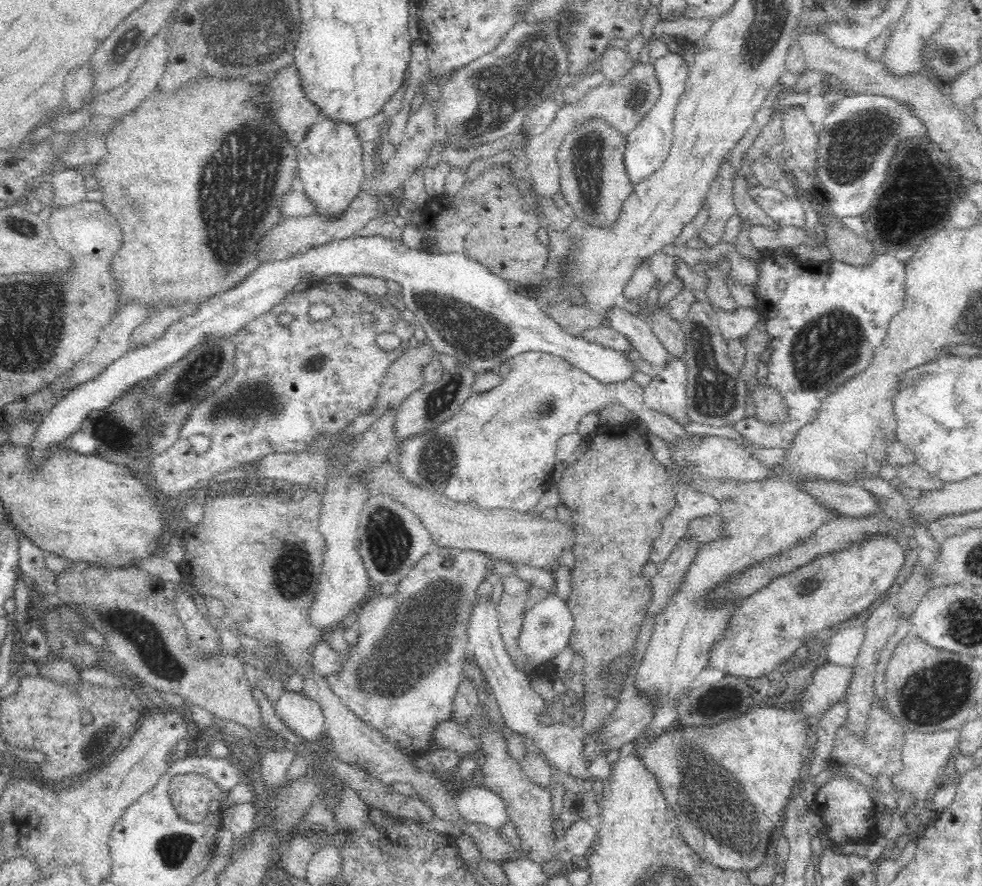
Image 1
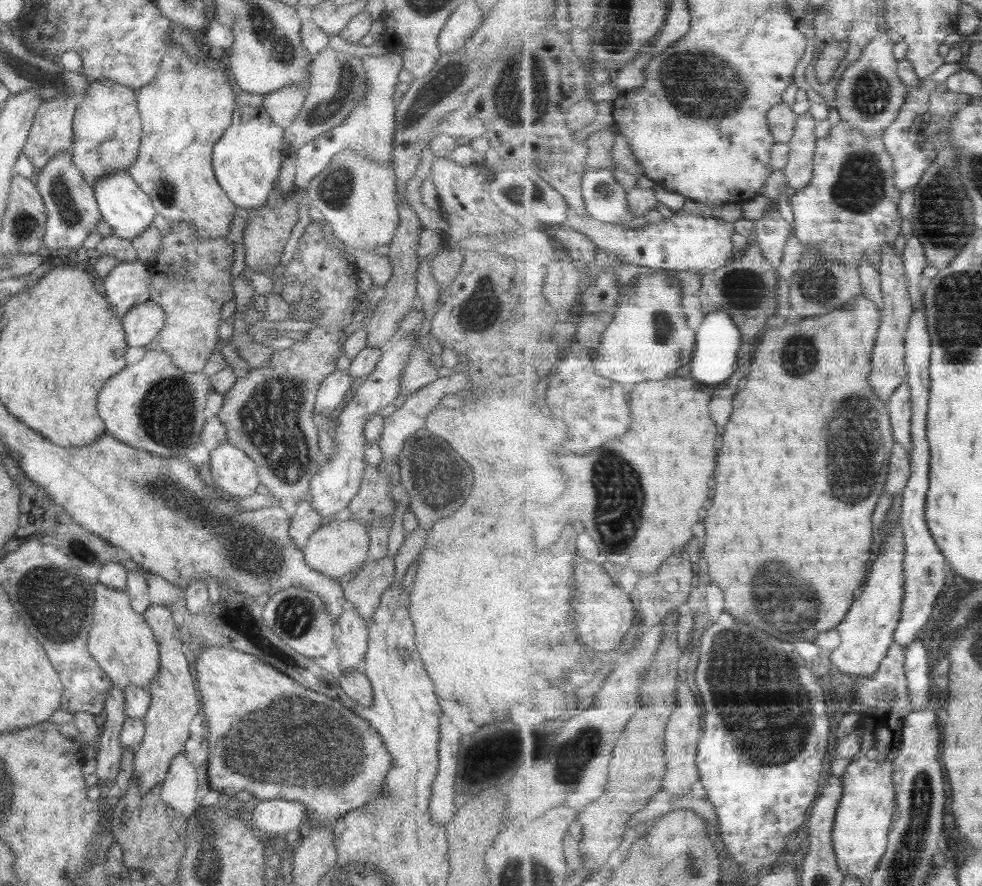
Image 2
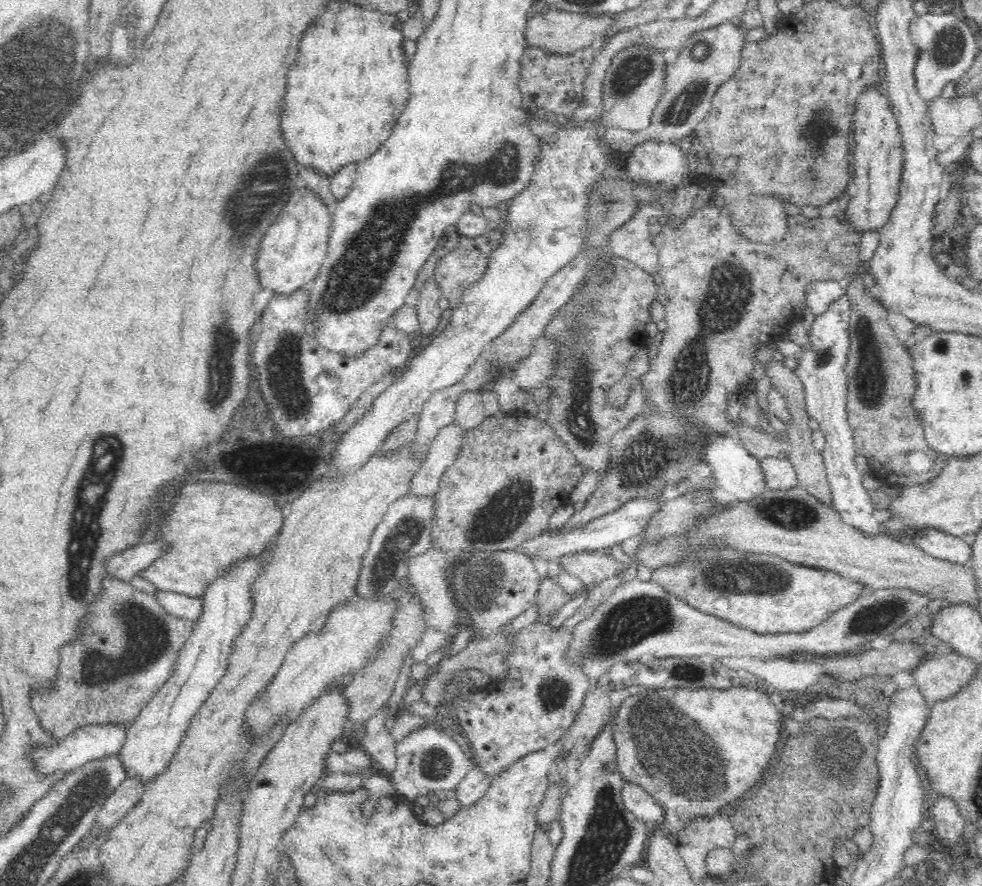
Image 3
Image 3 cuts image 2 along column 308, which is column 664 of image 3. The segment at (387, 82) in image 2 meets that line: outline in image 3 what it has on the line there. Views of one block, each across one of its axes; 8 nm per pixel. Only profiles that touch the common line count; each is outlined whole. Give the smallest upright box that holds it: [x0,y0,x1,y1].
[625,138,690,189]

